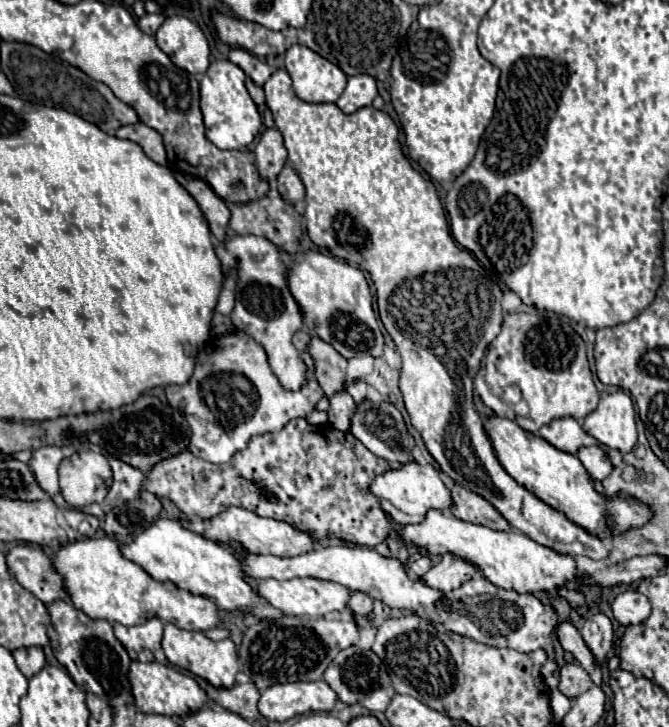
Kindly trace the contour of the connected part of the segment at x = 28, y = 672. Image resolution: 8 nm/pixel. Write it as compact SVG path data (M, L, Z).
M29 647L29 649L17 649L13 653L15 657L15 663L19 667L19 671L31 679L35 673L39 673L43 667L45 667L45 655L43 655L43 649L39 647Z

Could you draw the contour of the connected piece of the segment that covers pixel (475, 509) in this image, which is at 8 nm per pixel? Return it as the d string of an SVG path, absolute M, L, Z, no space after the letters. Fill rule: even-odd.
M439 471L439 477L443 477L443 483L451 489L451 499L453 505L449 513L453 513L461 521L485 525L489 529L499 529L499 531L509 531L509 523L499 515L499 511L487 503L483 497L477 493L457 485L451 477L447 477L443 471Z

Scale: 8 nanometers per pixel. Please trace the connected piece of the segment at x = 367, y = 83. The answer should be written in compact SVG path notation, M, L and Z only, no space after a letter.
M371 75L349 77L343 95L337 99L337 107L343 113L355 113L361 107L369 107L377 97L377 81Z

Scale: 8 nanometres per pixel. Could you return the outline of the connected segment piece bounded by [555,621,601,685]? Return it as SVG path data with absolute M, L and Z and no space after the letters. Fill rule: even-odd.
M561 621L555 629L555 635L557 635L557 641L561 643L561 647L569 653L573 653L573 657L581 663L581 667L589 673L591 681L595 685L601 685L601 671L599 671L599 665L595 665L595 659L593 659L593 653L587 649L587 645L583 643L581 639L581 633L577 631L577 627L571 625L571 621Z

